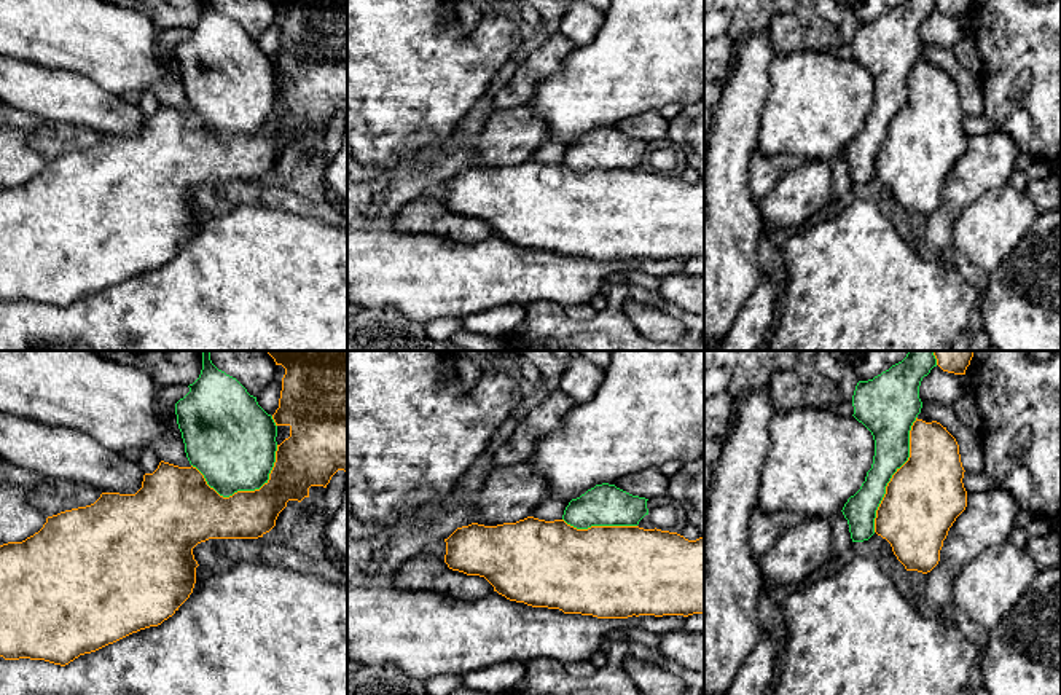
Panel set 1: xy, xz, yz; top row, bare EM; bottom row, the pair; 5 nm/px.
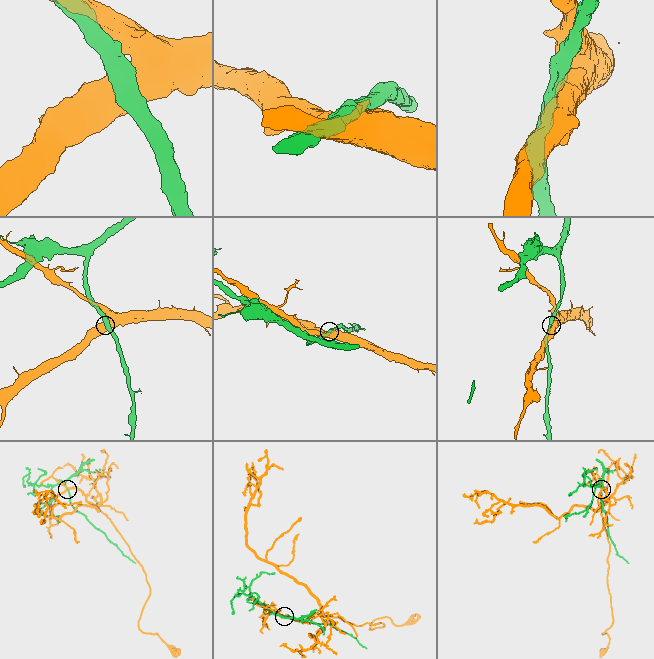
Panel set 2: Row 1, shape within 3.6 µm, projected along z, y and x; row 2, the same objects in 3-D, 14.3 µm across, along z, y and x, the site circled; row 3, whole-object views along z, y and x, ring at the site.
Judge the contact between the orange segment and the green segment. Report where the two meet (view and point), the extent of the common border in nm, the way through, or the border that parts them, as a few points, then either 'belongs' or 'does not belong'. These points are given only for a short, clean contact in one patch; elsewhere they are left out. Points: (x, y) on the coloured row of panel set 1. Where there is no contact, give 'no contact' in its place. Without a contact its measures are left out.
meets orange in xy at (244, 491); contact 460 nm long; does not belong

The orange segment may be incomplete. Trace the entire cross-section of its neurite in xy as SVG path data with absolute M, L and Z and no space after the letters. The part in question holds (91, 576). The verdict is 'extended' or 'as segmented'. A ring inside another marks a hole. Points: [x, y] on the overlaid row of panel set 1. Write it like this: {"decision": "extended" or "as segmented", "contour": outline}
{"decision": "as segmented", "contour": "M266 351L276 362L285 368L282 378L282 391L279 408L272 414L276 426L288 426L290 437L277 445L276 462L269 473L269 480L255 491L237 491L229 497L220 496L210 488L204 475L196 467L178 467L161 461L153 473L145 473L142 488L135 494L102 493L100 497L86 507L61 512L48 516L43 528L22 542L8 542L0 545L0 657L5 660L45 660L65 666L80 655L96 652L140 630L158 626L172 617L178 607L190 598L196 583L196 567L193 548L209 539L258 539L276 526L279 513L287 507L288 501L301 502L309 497L311 486L323 486L330 483L338 470L347 473L347 351Z"}

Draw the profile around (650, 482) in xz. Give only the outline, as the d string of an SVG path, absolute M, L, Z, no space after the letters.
M648 467L621 477L615 486L632 496L652 499L668 496L669 478L660 470L660 467Z

